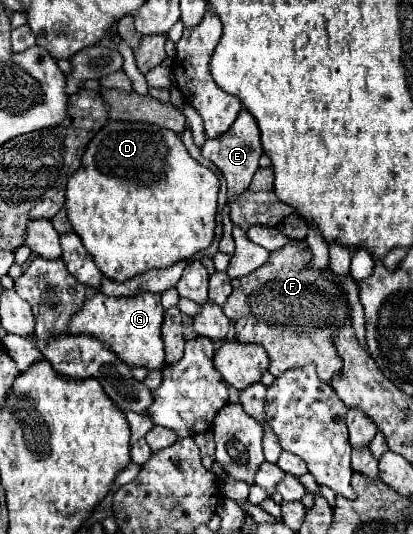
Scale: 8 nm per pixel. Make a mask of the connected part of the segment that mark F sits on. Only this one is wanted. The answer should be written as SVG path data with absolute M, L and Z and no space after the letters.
M292 242L270 252L270 260L256 272L232 280L234 290L222 310L234 322L238 342L256 342L264 346L274 376L280 376L288 368L316 364L318 378L330 382L332 376L342 370L342 358L332 344L332 336L336 326L344 324L344 320L324 320L324 298L344 300L344 292L324 290L324 272L310 270L310 258L312 252L308 248L300 248Z

